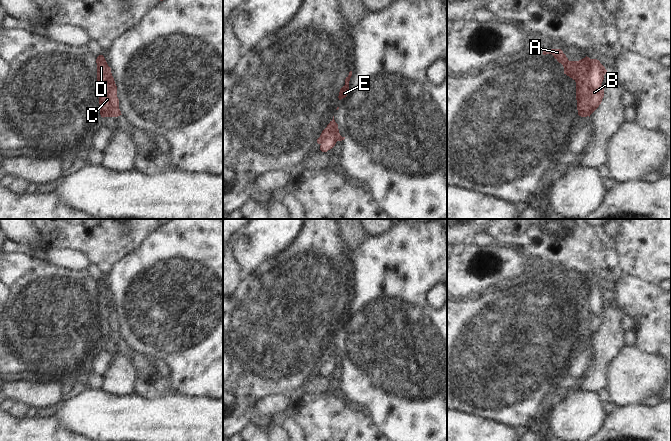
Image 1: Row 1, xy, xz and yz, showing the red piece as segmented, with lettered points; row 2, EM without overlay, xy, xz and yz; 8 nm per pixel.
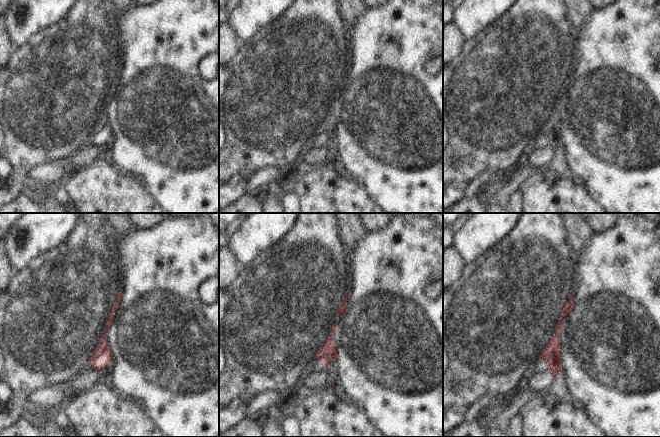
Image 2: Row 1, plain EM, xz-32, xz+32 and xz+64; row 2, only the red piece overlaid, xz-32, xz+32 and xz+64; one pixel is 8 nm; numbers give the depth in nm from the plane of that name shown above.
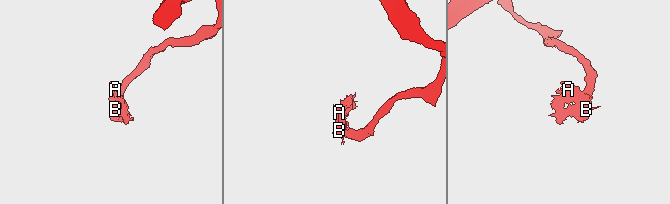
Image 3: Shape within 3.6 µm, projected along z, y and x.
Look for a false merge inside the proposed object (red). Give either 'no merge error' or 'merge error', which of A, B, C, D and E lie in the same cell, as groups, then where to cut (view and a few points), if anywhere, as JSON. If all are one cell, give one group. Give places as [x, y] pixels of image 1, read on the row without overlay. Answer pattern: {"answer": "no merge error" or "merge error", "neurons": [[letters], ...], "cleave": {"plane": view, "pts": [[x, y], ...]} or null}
{"answer": "merge error", "neurons": [["A", "D"], ["B", "C", "E"]], "cleave": {"plane": "yz", "pts": [[589, 282], [587, 304], [585, 306], [576, 306]]}}

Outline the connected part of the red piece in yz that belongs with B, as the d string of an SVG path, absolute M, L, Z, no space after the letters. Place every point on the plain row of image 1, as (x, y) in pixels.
M590 283L588 303L586 307L576 306L576 324L578 339L587 341L599 331L604 321L601 309L607 294L597 283Z

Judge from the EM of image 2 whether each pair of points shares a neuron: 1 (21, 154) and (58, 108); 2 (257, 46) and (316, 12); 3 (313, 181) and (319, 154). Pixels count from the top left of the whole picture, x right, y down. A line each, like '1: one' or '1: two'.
1: one
2: one
3: two

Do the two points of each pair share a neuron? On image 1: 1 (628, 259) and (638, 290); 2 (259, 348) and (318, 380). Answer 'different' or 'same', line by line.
1: different
2: different

